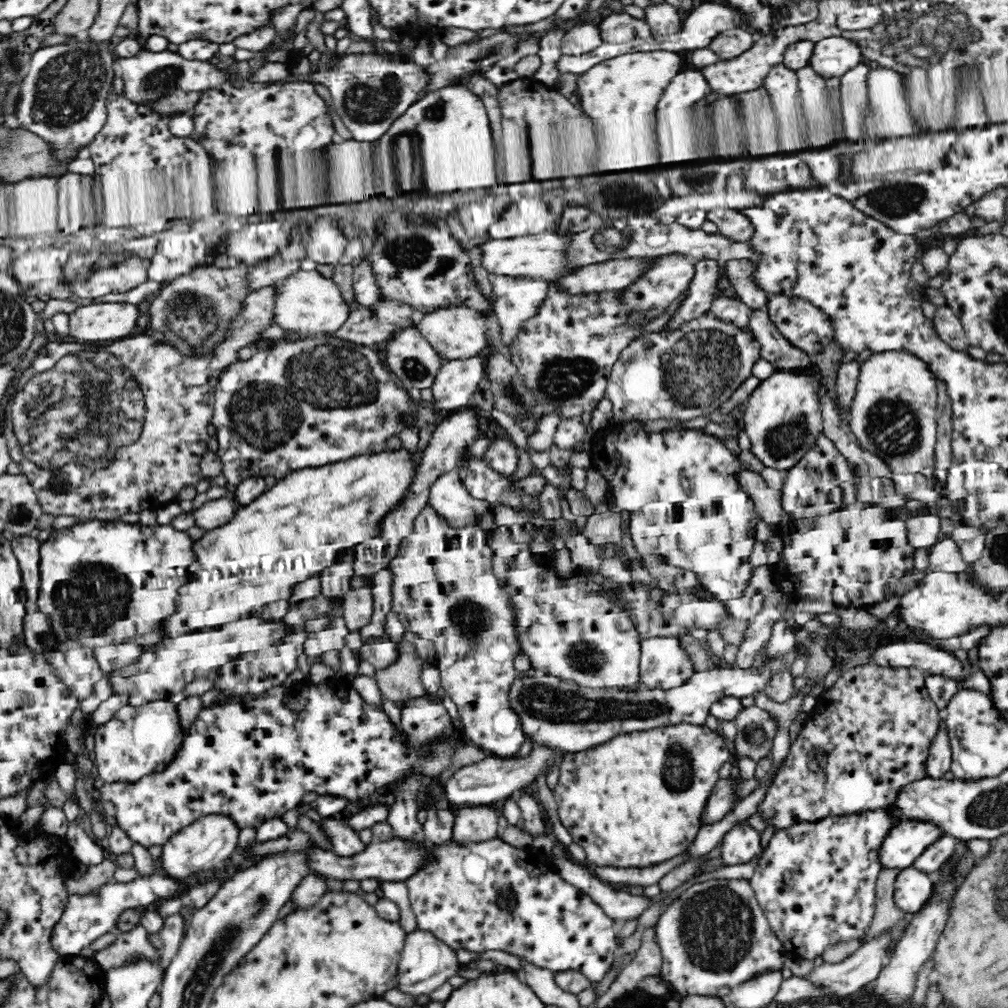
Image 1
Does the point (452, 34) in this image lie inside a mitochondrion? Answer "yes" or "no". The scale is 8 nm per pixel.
no

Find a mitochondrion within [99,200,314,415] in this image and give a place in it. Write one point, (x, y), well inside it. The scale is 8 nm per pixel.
(190, 318)

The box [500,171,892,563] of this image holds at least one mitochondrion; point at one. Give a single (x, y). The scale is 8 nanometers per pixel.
(697, 371)

